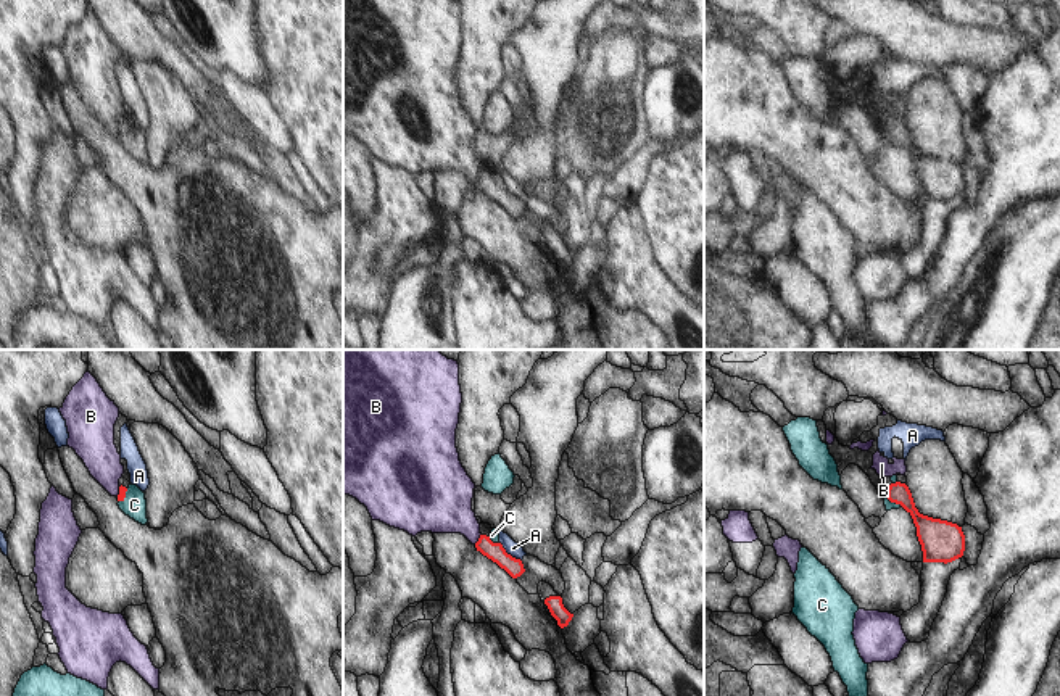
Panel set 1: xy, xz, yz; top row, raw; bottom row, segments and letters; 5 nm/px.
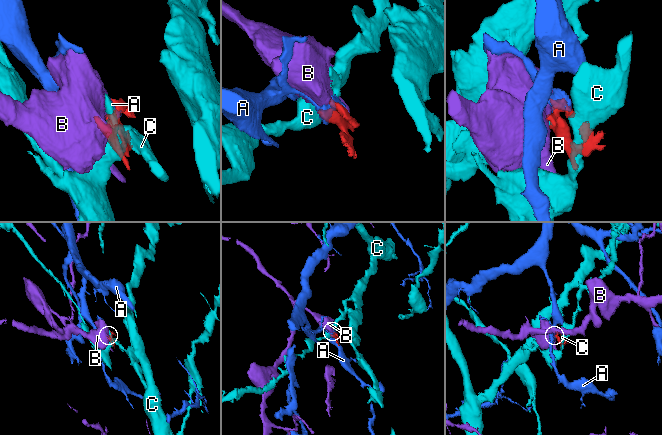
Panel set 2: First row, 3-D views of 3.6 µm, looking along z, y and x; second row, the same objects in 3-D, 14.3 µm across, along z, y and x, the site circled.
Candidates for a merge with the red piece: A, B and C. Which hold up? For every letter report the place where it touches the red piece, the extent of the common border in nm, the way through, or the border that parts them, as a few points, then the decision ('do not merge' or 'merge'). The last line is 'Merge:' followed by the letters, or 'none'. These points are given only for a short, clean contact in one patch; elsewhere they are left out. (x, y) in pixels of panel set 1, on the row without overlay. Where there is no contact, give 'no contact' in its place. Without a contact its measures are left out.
A: xz (509, 194) | 150 nm | along xz (500, 181), (508, 192), (521, 200) | do not merge
B: xz (479, 178) | 70 nm | along xz (480, 173), (474, 182) | do not merge
C: xy (124, 134) | 80 nm | across xy (123, 129), (124, 134), (134, 144) | merge
Merge: C

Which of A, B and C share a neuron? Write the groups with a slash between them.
A / B / C

